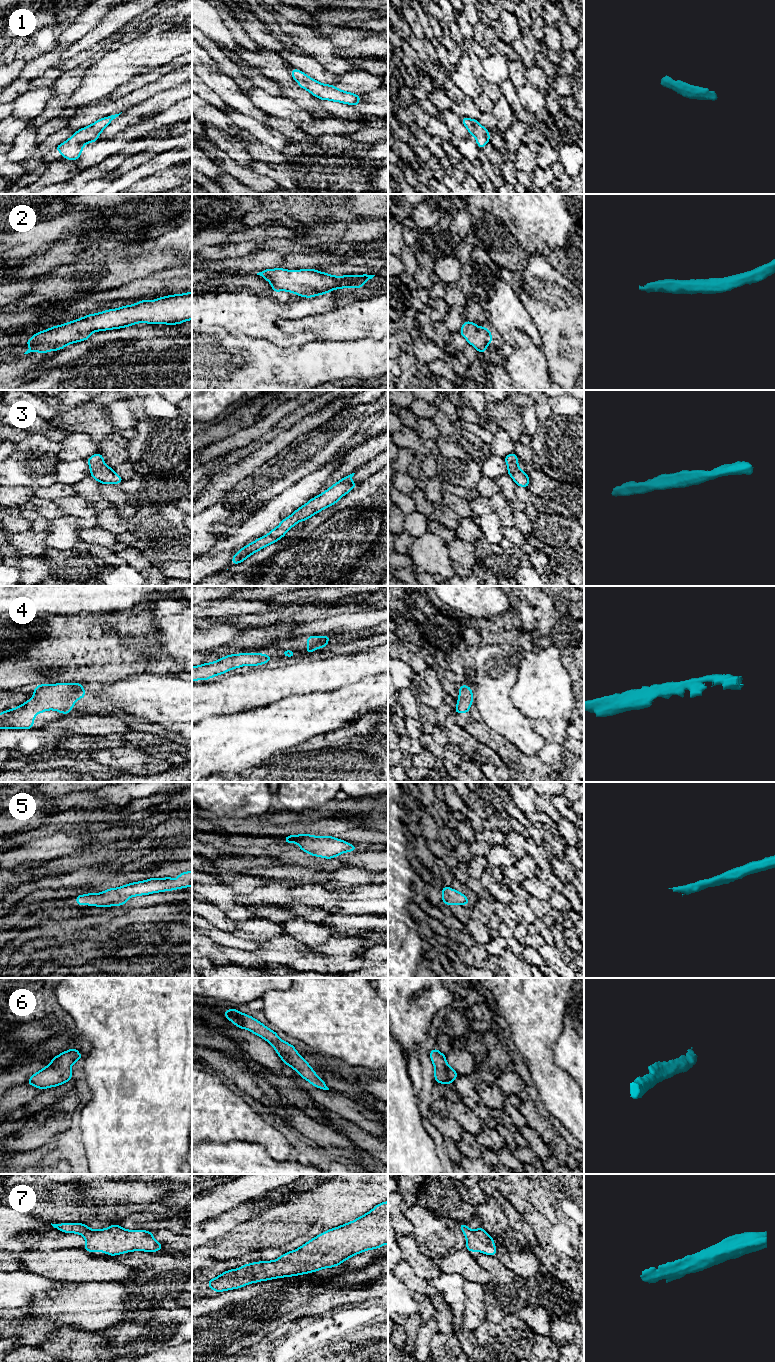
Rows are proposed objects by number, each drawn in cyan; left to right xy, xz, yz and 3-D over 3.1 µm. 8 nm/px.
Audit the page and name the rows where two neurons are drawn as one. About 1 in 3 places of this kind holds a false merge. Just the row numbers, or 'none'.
none

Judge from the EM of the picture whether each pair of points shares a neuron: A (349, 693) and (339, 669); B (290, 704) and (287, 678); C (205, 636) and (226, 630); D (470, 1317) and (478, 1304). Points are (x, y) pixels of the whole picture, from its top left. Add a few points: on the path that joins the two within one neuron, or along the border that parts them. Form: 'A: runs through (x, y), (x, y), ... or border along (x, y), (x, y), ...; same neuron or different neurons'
A: border along (367, 676), (331, 691), (323, 692); different neurons
B: border along (312, 693), (292, 694), (267, 704); different neurons
C: runs through (210, 634), (221, 633); same neuron
D: runs through (472, 1314), (475, 1307); same neuron

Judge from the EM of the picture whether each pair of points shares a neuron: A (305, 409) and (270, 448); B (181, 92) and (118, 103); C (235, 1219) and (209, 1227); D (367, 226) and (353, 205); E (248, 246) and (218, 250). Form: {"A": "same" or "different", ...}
{"A": "different", "B": "different", "C": "same", "D": "different", "E": "same"}

